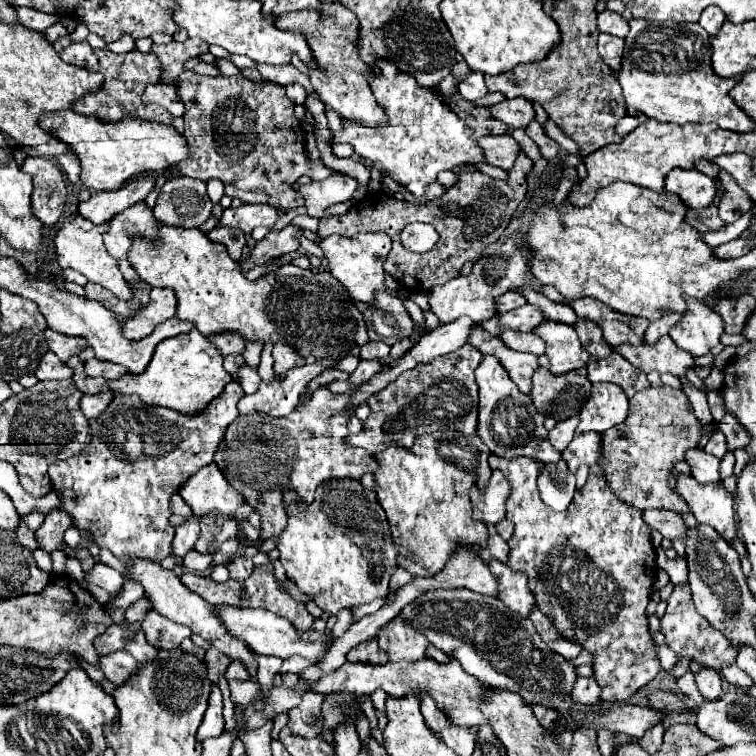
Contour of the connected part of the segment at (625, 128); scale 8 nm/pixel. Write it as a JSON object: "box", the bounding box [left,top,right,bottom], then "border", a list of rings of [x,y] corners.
{"box":[617,114,647,136],"border":[[[637,114],[637,116],[623,116],[619,122],[617,122],[617,132],[621,136],[627,136],[629,132],[633,132],[639,124],[643,124],[647,120],[645,114]]]}

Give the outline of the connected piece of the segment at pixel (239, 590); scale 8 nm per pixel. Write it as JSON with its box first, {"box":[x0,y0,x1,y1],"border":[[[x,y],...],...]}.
{"box":[181,564,315,630],"border":[[[267,564],[267,566],[255,566],[253,574],[247,578],[247,580],[227,580],[227,582],[215,582],[207,576],[199,576],[199,574],[193,574],[193,572],[183,572],[181,576],[181,582],[185,582],[185,586],[193,592],[197,592],[199,596],[203,596],[207,602],[211,604],[227,604],[227,606],[237,606],[237,608],[267,608],[279,616],[285,616],[289,620],[293,620],[293,624],[297,624],[297,628],[301,630],[311,630],[313,628],[313,622],[315,618],[307,612],[305,604],[291,598],[289,592],[281,590],[281,584],[279,580],[275,578],[273,574],[273,566]]]}

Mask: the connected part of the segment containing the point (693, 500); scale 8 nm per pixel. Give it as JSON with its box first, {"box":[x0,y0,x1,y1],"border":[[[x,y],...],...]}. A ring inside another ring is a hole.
{"box":[677,476,737,542],"border":[[[681,476],[677,492],[685,498],[699,524],[713,526],[729,542],[737,536],[735,496],[721,484],[699,484],[691,476]]]}

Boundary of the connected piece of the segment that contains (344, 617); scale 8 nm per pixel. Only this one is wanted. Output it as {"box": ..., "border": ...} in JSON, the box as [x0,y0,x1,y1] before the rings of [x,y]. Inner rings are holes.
{"box":[332,609,355,639],"border":[[[349,609],[341,610],[336,617],[337,622],[332,629],[335,639],[341,637],[355,623],[354,617]]]}

